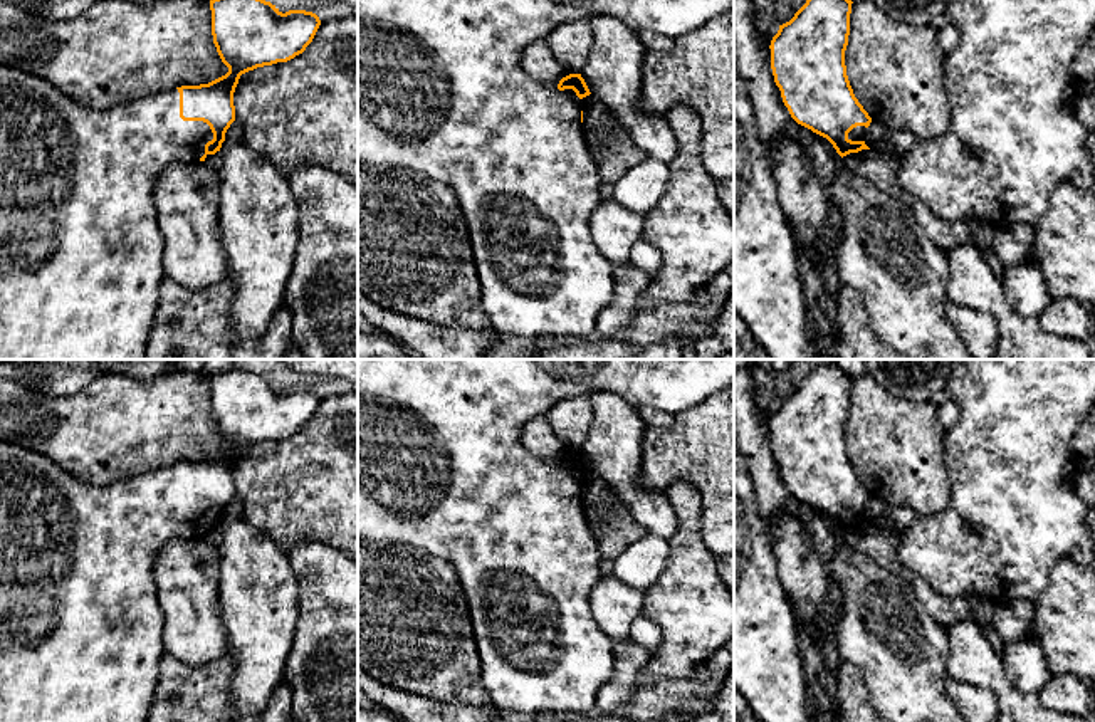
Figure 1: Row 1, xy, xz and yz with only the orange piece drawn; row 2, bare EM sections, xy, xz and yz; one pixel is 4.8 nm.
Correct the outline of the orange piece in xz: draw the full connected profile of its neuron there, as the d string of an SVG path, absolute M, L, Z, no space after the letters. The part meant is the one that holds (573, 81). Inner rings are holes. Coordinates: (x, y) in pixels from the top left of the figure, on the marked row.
M358 0L358 166L410 170L428 180L437 180L455 191L480 279L480 306L499 339L593 339L598 316L615 299L615 277L613 264L591 237L591 215L601 201L600 186L603 183L583 129L583 99L591 92L581 74L569 74L553 87L542 86L521 69L522 52L536 40L544 40L554 27L578 18L589 20L598 15L608 15L618 18L633 32L660 32L677 40L680 35L700 29L710 18L732 8L734 0Z

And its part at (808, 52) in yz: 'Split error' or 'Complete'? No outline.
Split error

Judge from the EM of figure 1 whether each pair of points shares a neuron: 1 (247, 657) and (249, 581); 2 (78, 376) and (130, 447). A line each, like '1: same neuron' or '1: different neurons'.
1: same neuron
2: different neurons

